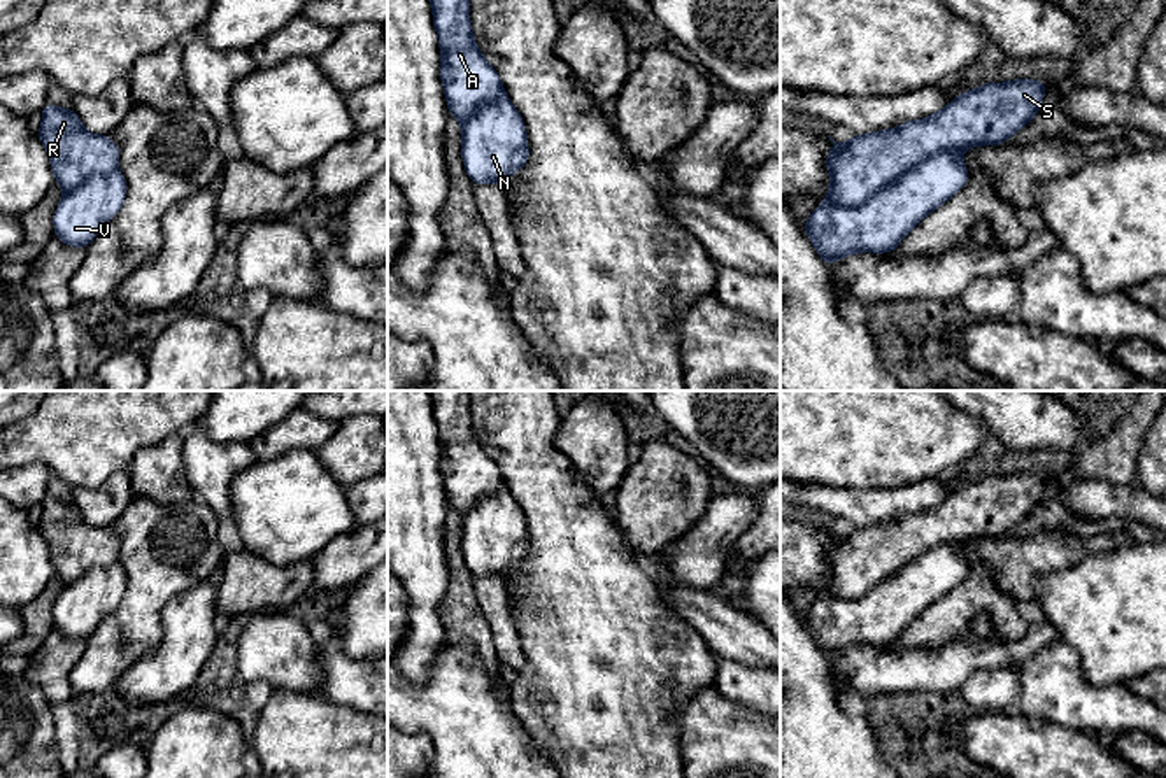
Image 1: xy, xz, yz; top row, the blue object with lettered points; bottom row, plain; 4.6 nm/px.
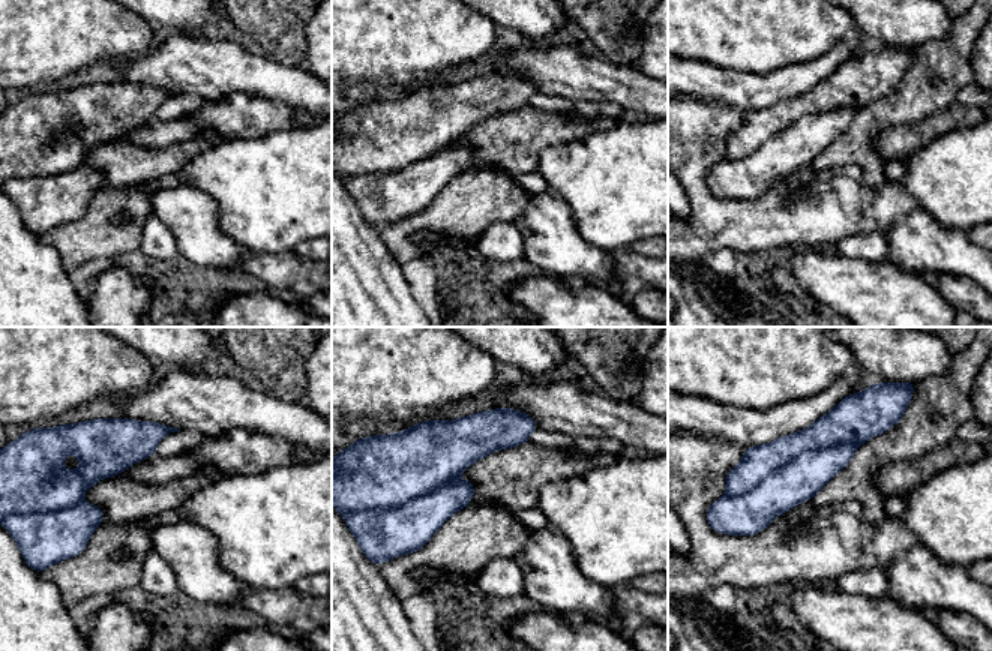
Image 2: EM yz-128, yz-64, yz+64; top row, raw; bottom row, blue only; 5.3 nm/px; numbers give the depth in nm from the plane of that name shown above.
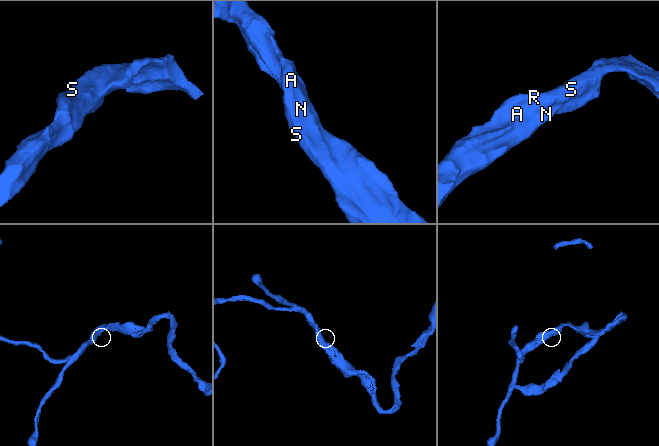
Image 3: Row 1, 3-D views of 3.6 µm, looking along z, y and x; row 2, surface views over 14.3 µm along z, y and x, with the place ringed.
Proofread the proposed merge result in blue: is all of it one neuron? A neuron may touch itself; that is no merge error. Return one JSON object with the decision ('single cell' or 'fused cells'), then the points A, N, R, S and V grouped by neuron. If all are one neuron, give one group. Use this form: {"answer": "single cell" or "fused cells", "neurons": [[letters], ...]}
{"answer": "single cell", "neurons": [["A", "N", "R", "S", "V"]]}

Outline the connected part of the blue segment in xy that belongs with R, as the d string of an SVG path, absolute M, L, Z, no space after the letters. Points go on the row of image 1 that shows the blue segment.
M51 103L42 107L42 126L37 137L44 144L54 180L65 189L54 210L54 237L70 247L88 247L98 231L121 210L126 198L126 179L117 170L119 147L109 135L93 135L74 109Z

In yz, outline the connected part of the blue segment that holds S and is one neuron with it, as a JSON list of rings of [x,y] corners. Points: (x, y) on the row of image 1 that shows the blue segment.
[[[1043,79],[985,82],[963,91],[929,117],[906,121],[892,130],[854,135],[843,144],[829,137],[829,189],[801,224],[821,259],[831,265],[857,252],[892,252],[928,214],[966,184],[970,170],[963,163],[964,151],[985,144],[1001,145],[1036,117],[1043,95]]]

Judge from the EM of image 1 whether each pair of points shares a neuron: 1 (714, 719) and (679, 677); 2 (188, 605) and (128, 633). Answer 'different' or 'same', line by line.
1: different
2: different

